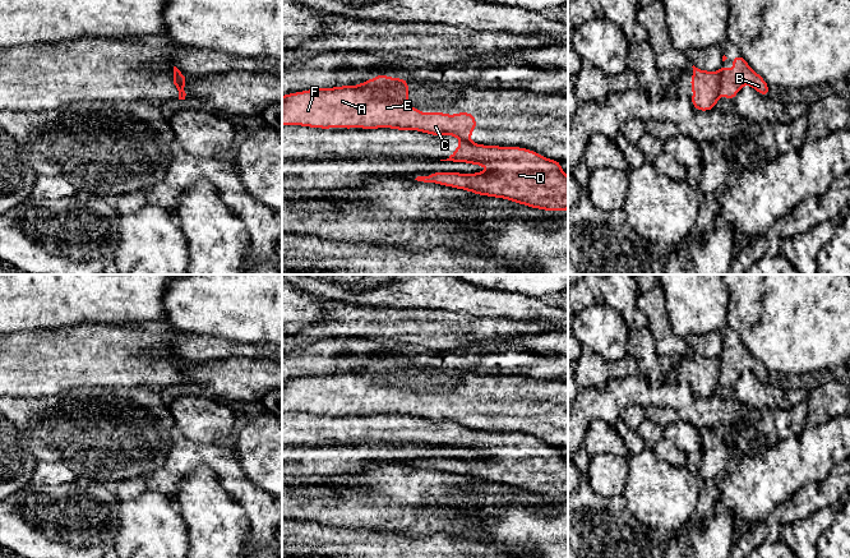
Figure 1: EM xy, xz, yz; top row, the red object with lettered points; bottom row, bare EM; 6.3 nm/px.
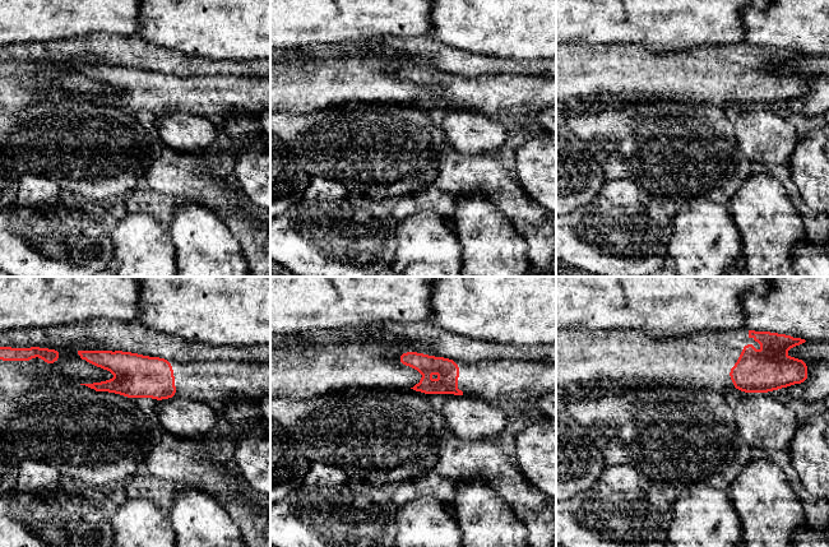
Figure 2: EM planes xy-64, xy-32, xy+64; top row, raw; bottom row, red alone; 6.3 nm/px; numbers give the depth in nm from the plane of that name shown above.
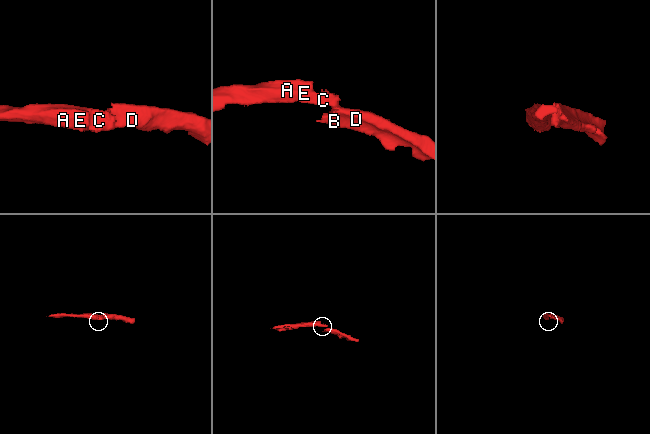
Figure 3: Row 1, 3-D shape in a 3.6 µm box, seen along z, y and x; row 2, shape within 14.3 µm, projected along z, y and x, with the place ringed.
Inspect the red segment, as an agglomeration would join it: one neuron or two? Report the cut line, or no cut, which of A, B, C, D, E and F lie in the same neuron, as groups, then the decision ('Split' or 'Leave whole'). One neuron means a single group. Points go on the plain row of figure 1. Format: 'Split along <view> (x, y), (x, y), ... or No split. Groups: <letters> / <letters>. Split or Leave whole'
Split along yz (717, 359), (720, 377). Groups: A C E F / B D. Split

